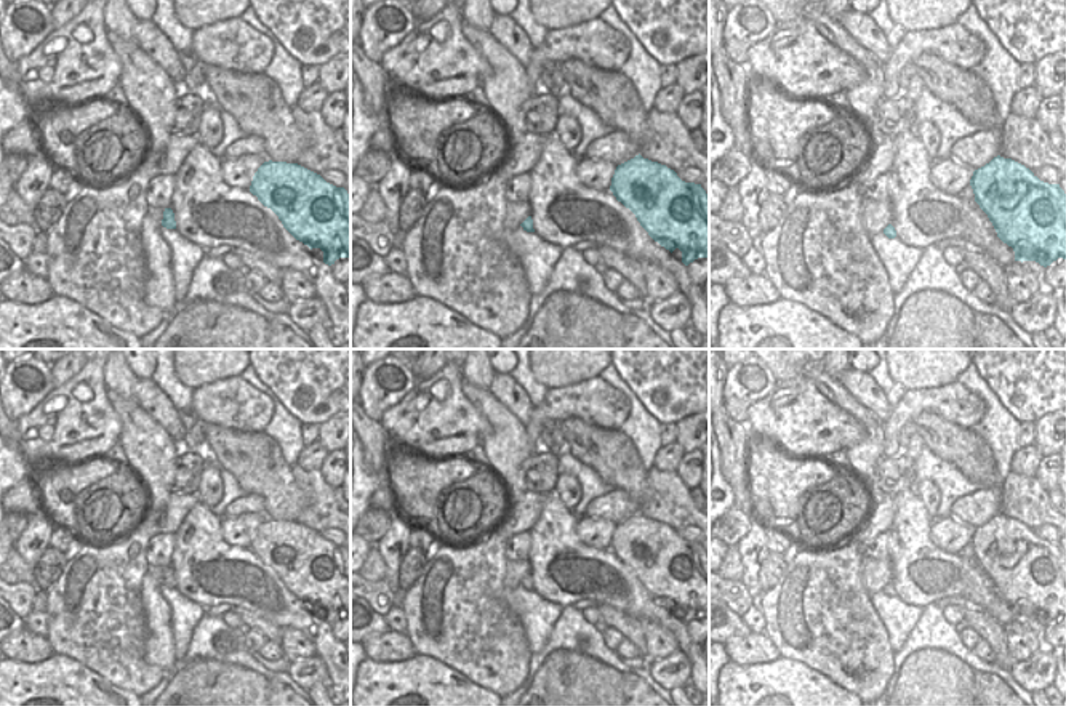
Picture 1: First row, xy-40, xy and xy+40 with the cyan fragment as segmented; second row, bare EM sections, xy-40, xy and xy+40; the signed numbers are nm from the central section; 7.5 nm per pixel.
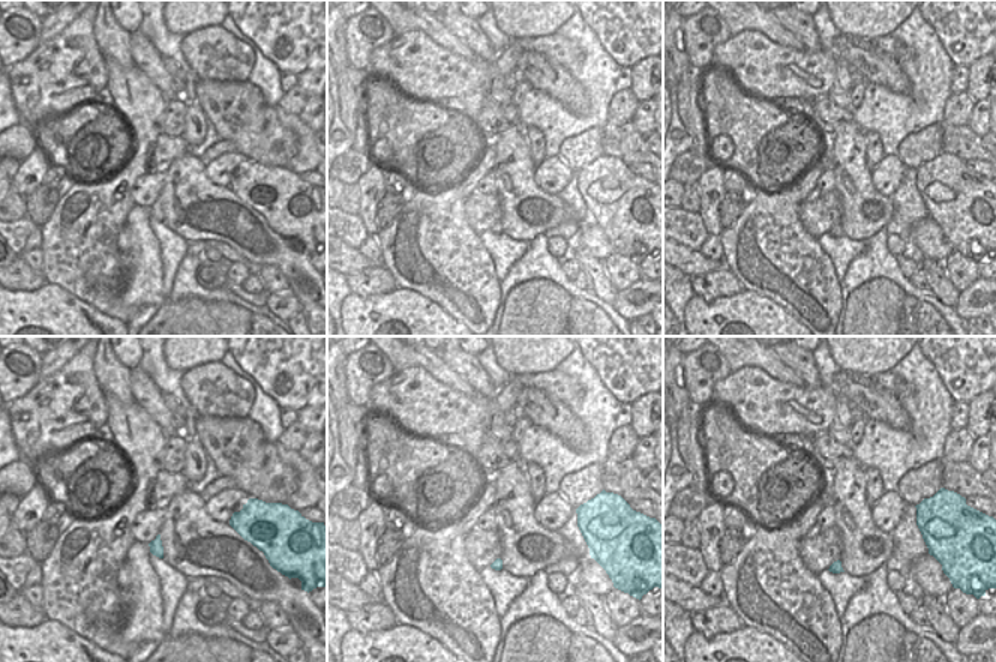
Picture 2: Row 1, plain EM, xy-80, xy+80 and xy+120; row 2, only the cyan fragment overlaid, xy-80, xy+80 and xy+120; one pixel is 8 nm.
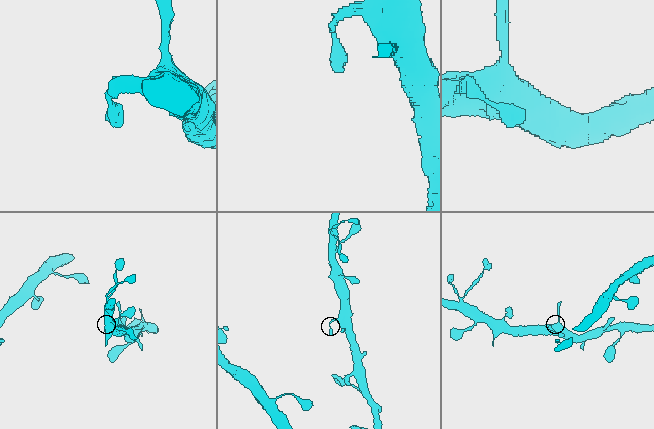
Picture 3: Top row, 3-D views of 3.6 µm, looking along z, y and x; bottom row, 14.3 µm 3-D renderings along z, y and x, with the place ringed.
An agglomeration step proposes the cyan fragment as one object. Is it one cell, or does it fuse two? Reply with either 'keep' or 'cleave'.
keep

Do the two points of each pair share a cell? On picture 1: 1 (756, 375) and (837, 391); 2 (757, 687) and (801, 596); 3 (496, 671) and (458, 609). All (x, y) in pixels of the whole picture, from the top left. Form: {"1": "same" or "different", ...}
{"1": "different", "2": "different", "3": "same"}

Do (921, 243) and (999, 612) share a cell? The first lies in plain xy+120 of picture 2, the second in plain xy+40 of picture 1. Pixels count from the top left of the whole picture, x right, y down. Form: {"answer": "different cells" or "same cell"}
{"answer": "same cell"}

